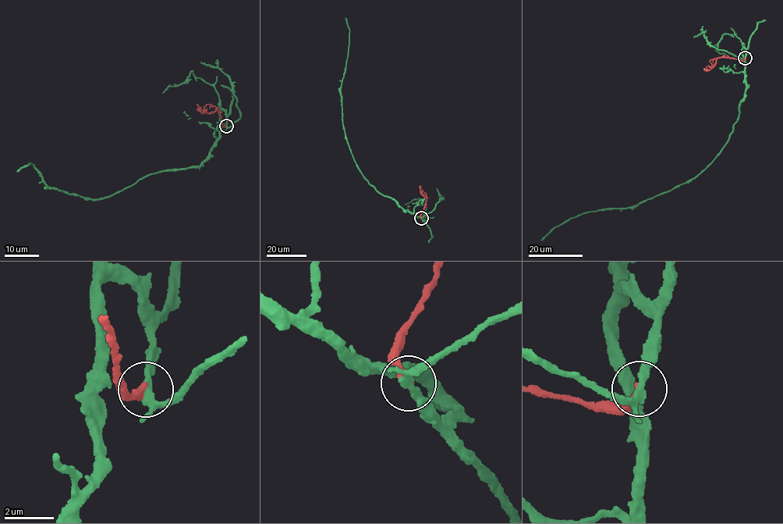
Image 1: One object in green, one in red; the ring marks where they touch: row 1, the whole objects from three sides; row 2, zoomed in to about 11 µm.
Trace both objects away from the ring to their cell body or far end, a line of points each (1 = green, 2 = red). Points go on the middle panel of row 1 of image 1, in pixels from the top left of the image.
1: (421, 218), (424, 222), (370, 183), (347, 142), (340, 93), (349, 30), (345, 17)
2: (421, 218), (426, 198), (421, 193), (424, 193), (426, 197)

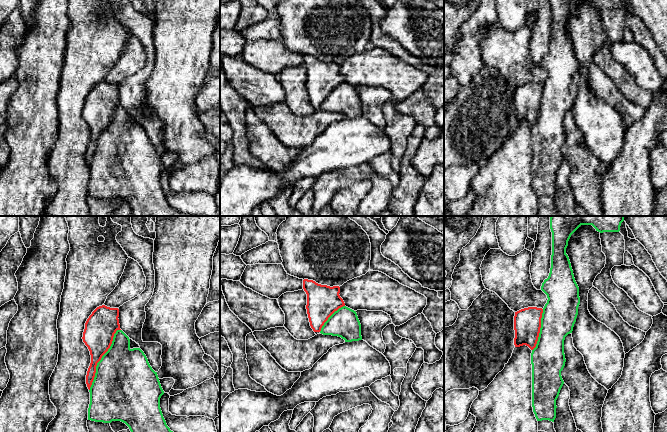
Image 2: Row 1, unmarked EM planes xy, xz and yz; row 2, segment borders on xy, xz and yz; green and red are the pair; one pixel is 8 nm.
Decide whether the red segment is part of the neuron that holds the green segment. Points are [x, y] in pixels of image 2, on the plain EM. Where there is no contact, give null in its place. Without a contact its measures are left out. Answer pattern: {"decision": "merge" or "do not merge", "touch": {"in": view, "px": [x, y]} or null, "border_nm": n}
{"decision": "do not merge", "touch": {"in": "xy", "px": [101, 135]}, "border_nm": 550}

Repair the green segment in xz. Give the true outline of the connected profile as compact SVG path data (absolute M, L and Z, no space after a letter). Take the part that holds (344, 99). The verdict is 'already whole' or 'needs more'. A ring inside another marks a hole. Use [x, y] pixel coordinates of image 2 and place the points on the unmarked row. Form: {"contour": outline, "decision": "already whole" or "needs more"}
{"contour": "M346 82L339 84L328 94L320 109L341 113L345 118L362 116L357 89Z", "decision": "already whole"}

